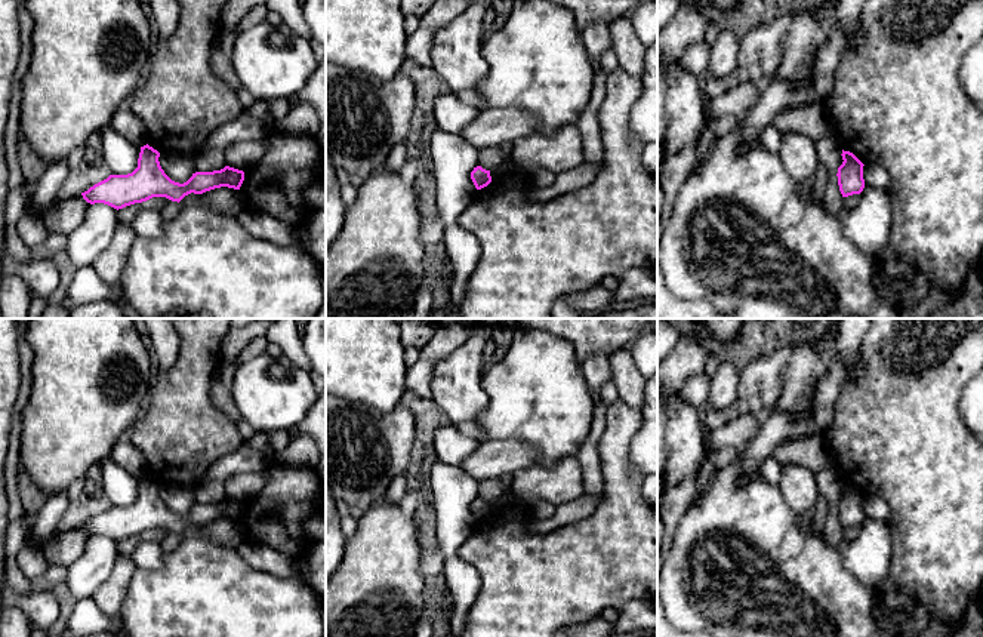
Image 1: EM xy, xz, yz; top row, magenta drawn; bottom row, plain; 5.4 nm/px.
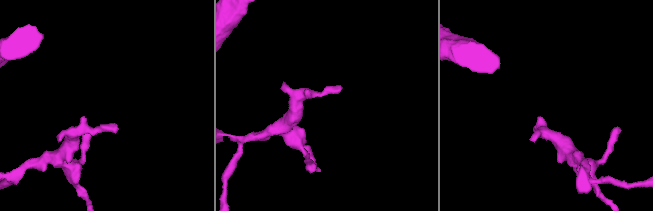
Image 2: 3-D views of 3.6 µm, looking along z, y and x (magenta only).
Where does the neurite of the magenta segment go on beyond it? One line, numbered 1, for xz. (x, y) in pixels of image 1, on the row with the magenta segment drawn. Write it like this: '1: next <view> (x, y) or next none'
1: next none

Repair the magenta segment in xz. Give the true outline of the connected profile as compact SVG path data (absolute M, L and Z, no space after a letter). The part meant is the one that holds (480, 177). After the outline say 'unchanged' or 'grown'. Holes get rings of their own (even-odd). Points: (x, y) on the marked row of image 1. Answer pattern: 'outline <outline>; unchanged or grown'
outline M477 166L471 172L471 179L472 179L475 188L481 190L492 182L490 170L486 170L481 166Z; unchanged

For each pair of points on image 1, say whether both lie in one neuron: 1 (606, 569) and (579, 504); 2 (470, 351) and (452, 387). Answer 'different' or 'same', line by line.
1: different
2: same

